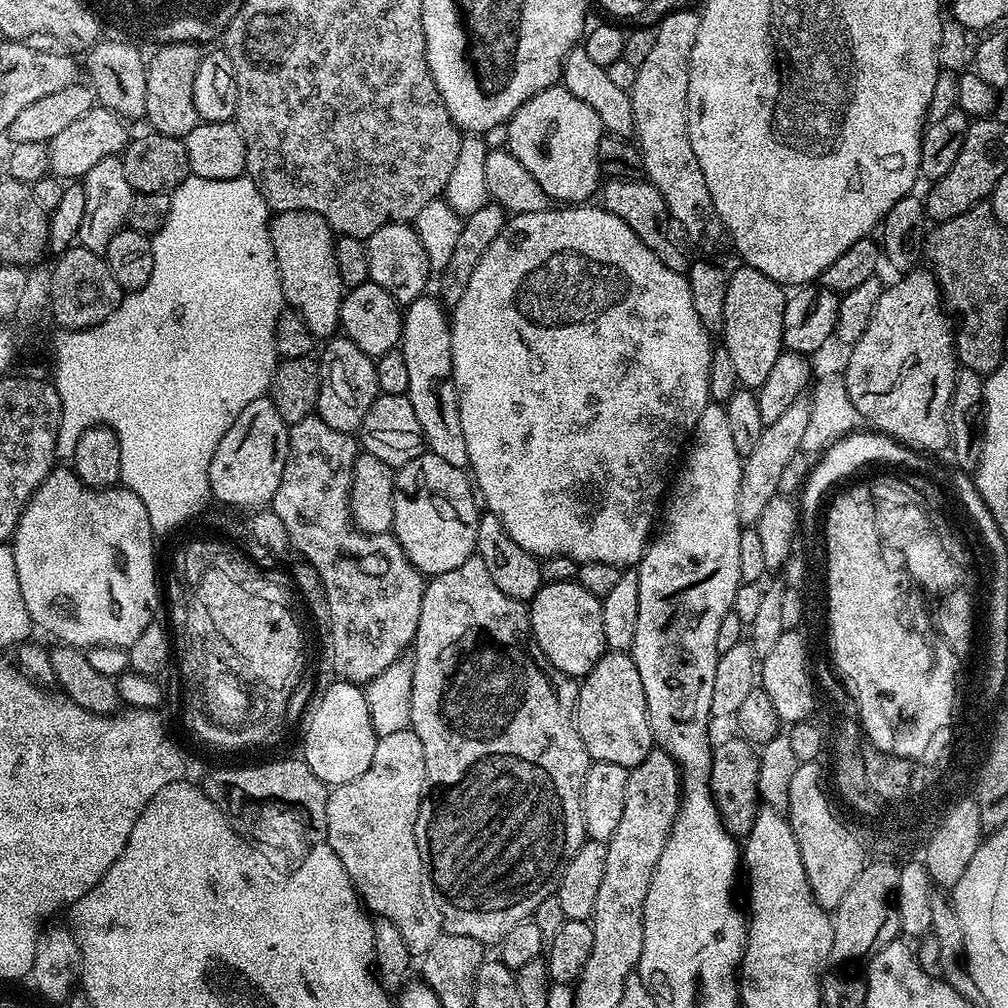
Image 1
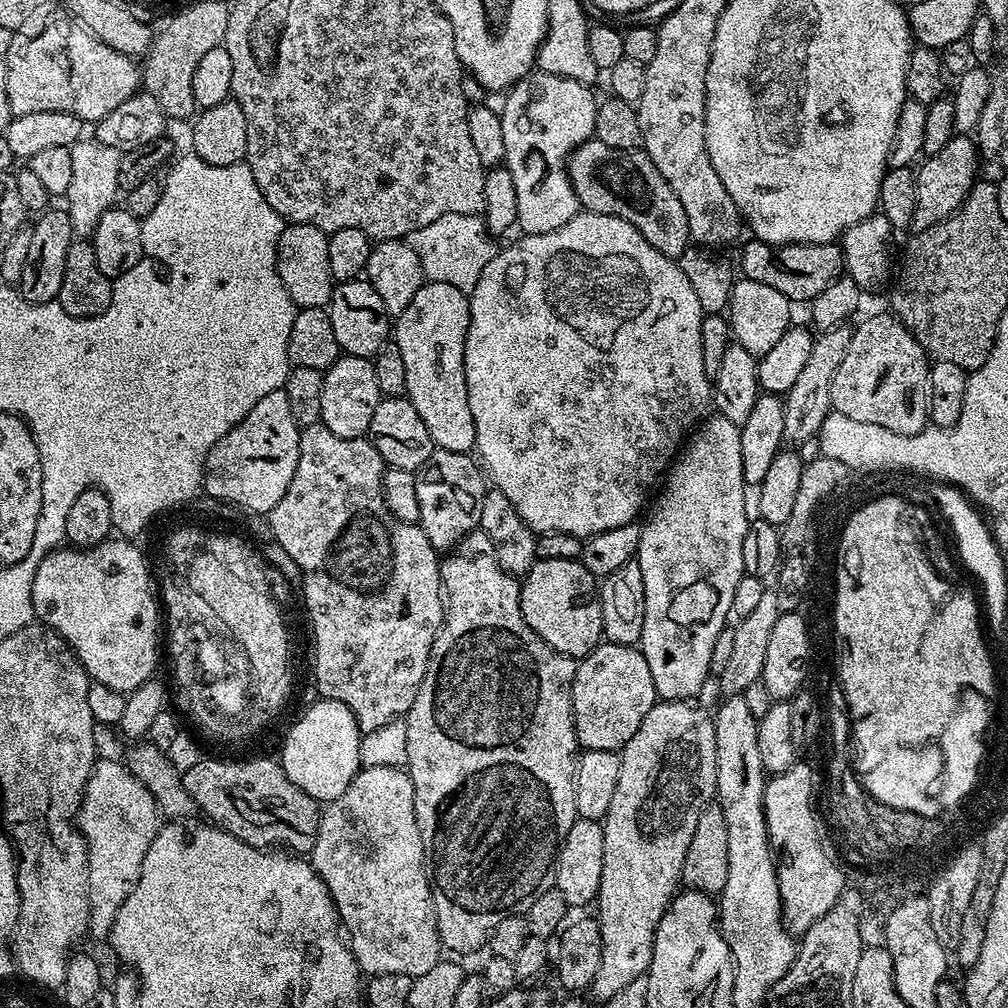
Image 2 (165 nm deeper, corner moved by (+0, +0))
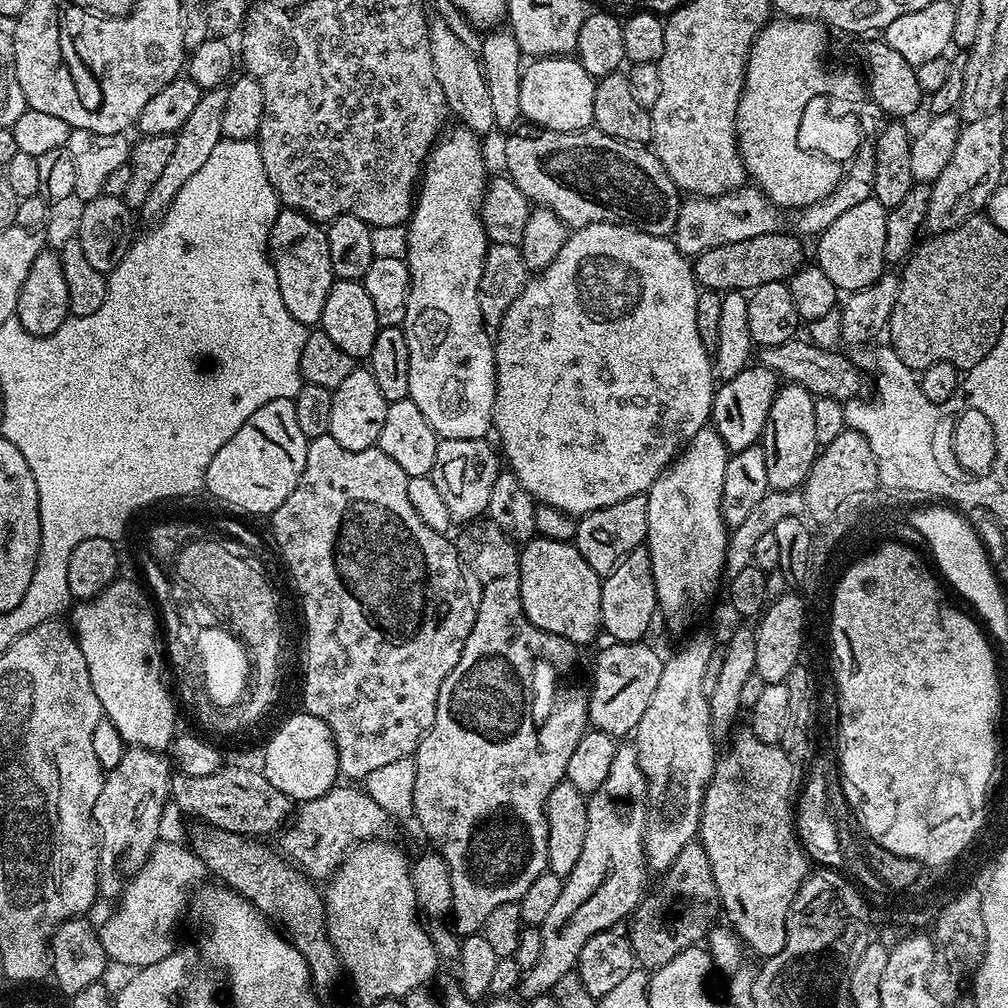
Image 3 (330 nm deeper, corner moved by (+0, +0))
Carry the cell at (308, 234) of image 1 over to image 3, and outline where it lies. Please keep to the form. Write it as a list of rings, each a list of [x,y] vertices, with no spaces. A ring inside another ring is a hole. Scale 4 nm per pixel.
[[[284,208],[277,212],[268,235],[268,259],[274,266],[286,310],[290,310],[290,315],[306,326],[319,325],[322,306],[326,306],[326,294],[330,294],[334,283],[327,231],[295,208]]]

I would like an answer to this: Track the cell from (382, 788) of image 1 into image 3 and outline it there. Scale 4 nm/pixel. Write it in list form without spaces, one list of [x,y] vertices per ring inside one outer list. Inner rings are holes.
[[[384,838],[363,841],[355,845],[340,861],[335,876],[327,881],[326,887],[328,892],[326,888],[323,898],[328,937],[344,967],[347,983],[352,983],[352,988],[362,1003],[374,1006],[380,1000],[409,996],[415,988],[425,987],[437,975],[436,942],[433,933],[424,929],[425,921],[422,919],[412,881],[410,856],[408,860],[402,849],[387,844]]]

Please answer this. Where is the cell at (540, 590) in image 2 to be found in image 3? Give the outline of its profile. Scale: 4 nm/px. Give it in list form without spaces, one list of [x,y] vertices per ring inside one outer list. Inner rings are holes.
[[[536,536],[523,545],[520,552],[520,593],[526,618],[534,626],[550,634],[558,634],[577,646],[588,644],[596,635],[601,635],[600,586],[602,578],[586,566],[586,558],[578,554],[575,543],[554,542],[545,536]]]

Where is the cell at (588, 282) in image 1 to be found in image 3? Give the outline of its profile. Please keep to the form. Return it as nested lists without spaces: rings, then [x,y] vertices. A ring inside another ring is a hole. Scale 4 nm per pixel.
[[[591,224],[585,228],[575,229],[575,231],[569,235],[566,246],[562,246],[562,250],[558,250],[558,258],[554,258],[554,262],[550,262],[546,267],[539,269],[539,271],[529,279],[528,285],[522,290],[522,294],[518,294],[518,298],[514,298],[510,310],[506,310],[506,314],[502,317],[494,332],[494,347],[496,350],[496,397],[494,398],[492,422],[495,435],[500,435],[501,445],[499,444],[499,447],[502,449],[502,456],[506,461],[507,467],[518,478],[518,482],[522,482],[522,486],[526,486],[526,490],[532,495],[533,500],[542,504],[549,504],[558,510],[569,512],[572,516],[579,518],[585,516],[588,512],[598,510],[602,506],[614,506],[614,502],[622,502],[626,498],[643,496],[647,493],[648,489],[651,488],[654,481],[662,474],[662,470],[667,468],[668,465],[676,459],[680,449],[687,444],[688,440],[694,438],[694,434],[698,434],[698,430],[705,428],[712,414],[714,360],[710,355],[710,349],[706,346],[702,346],[702,338],[698,338],[697,310],[698,283],[693,272],[693,265],[690,263],[689,257],[683,256],[683,254],[676,249],[675,239],[667,236],[646,234],[645,232],[638,231],[637,228],[629,228],[626,224]]]

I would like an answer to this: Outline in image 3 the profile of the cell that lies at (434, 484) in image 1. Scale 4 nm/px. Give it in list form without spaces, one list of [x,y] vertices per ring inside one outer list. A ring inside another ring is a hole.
[[[487,439],[440,440],[430,475],[434,486],[438,486],[438,494],[442,494],[446,510],[450,510],[453,521],[471,522],[487,513],[490,490],[494,490],[494,478],[498,478],[502,471],[502,460],[497,449],[492,449],[488,443]]]

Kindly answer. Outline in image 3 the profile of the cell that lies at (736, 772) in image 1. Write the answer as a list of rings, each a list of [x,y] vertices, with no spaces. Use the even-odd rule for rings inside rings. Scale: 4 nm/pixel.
[[[699,842],[682,846],[673,864],[659,878],[661,880],[657,882],[656,889],[653,892],[651,889],[632,913],[632,929],[627,929],[626,932],[628,939],[632,941],[632,952],[637,961],[648,970],[661,968],[666,962],[682,954],[682,950],[699,945],[707,937],[708,929],[717,923],[716,915],[719,917],[722,912],[718,886],[714,882],[714,870],[710,870],[710,858],[706,856],[706,850]]]

